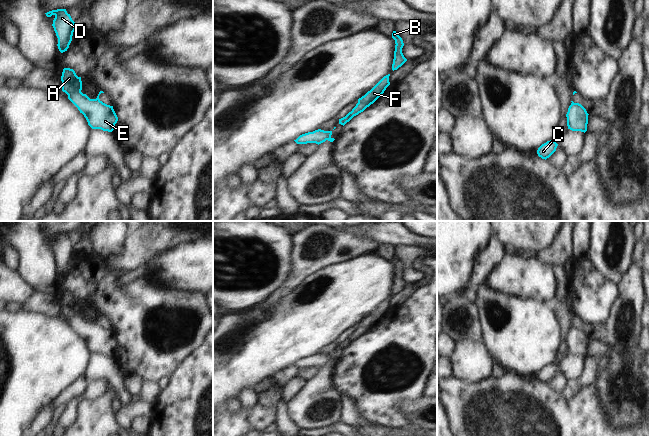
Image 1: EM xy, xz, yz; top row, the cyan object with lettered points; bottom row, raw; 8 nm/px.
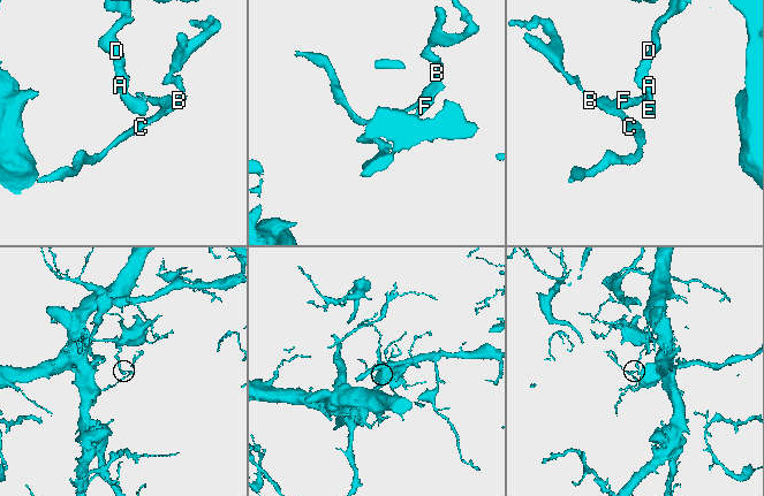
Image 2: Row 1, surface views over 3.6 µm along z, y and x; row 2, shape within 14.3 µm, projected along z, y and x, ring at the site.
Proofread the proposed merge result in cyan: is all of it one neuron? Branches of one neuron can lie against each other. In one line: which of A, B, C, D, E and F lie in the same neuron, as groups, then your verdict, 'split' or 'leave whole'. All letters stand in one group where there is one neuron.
A D E / B C F; split

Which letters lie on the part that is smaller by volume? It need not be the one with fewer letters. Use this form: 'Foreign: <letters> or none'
Foreign: B, C, F

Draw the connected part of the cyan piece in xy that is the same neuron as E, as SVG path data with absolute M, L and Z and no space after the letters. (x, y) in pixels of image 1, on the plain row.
M64 292L61 300L62 315L68 319L68 323L78 332L86 342L92 353L101 353L112 356L118 345L113 330L104 329L97 323L90 323L81 316L82 305L73 293Z

